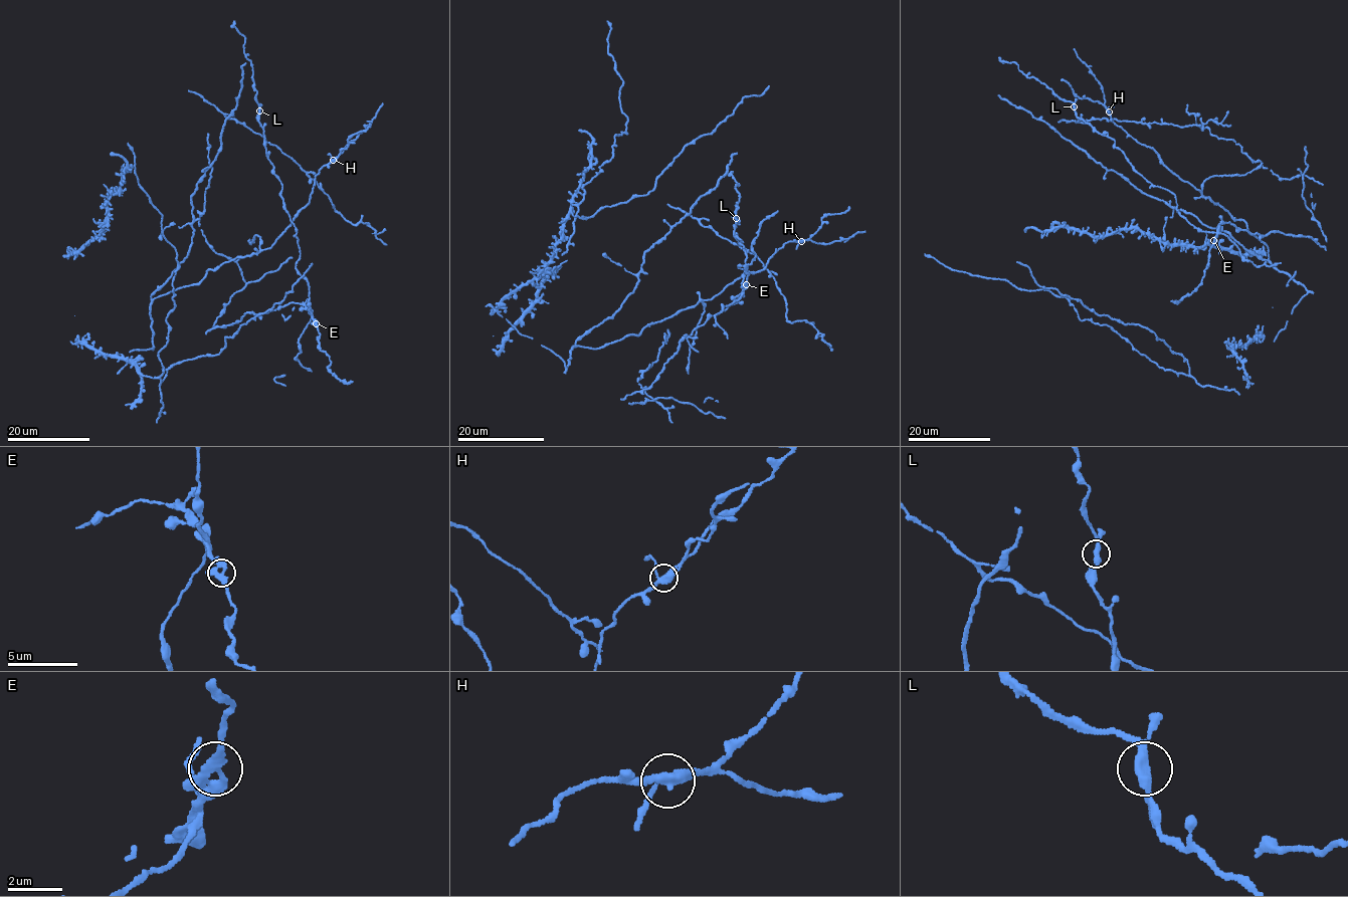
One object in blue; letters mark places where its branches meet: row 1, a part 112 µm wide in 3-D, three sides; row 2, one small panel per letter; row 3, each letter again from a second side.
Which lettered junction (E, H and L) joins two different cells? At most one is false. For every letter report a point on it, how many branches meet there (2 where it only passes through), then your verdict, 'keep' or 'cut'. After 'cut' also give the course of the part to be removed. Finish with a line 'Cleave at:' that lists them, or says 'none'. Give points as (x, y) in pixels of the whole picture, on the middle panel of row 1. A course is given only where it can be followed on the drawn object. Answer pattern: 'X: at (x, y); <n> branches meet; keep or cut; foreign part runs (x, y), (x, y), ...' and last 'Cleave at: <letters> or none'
E: at (746, 284); 3 branches meet; keep
H: at (801, 241); 3 branches meet; cut; foreign part runs (801, 241), (828, 244), (864, 231)
L: at (736, 218); 3 branches meet; keep
Cleave at: H

